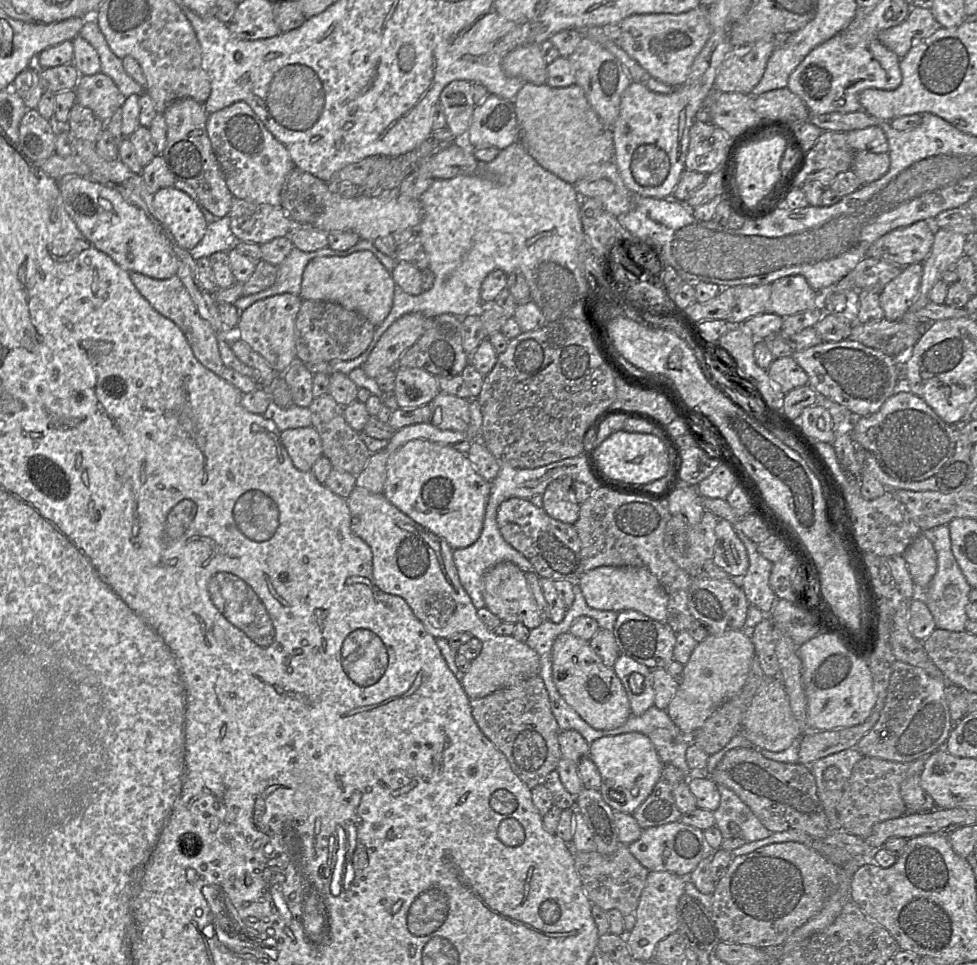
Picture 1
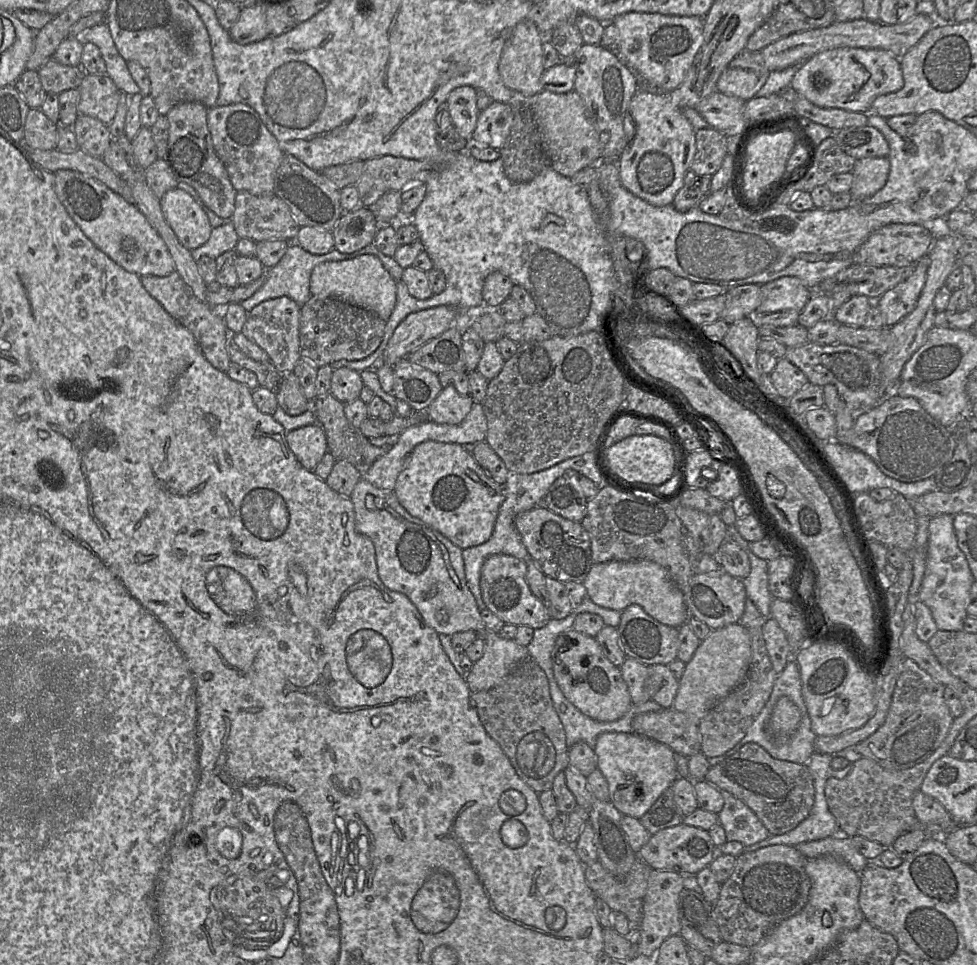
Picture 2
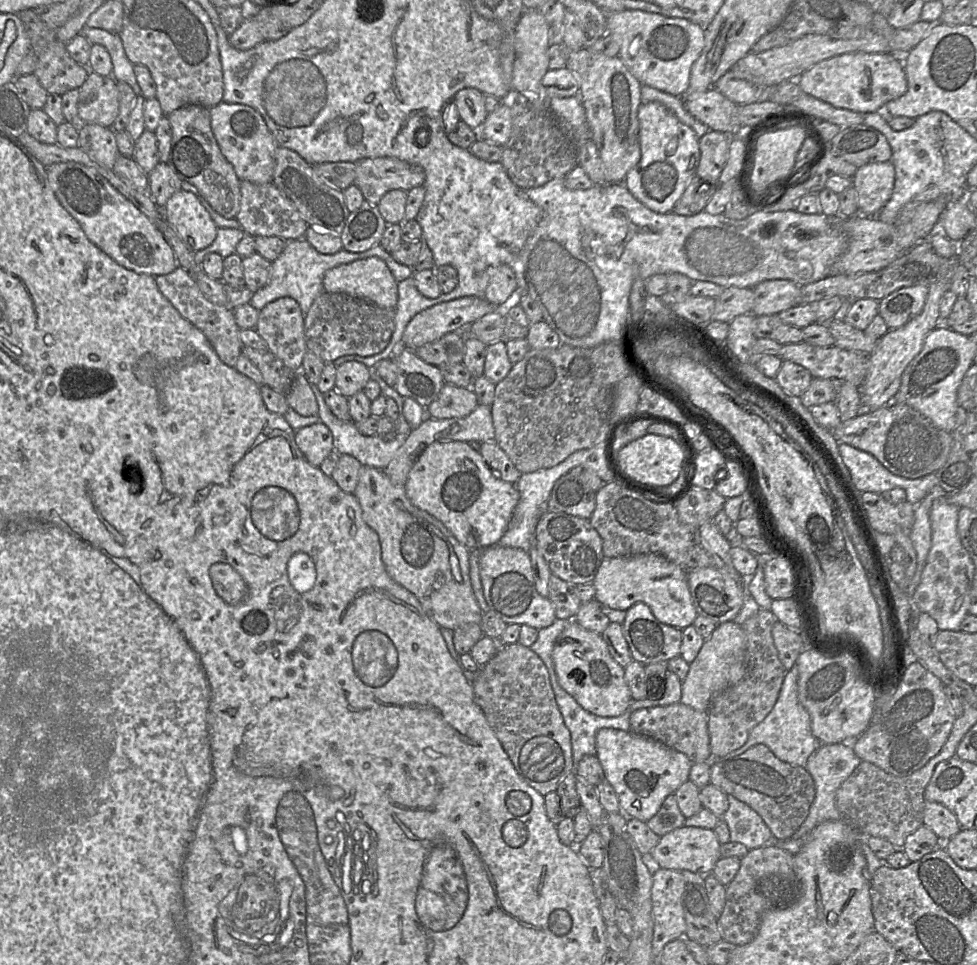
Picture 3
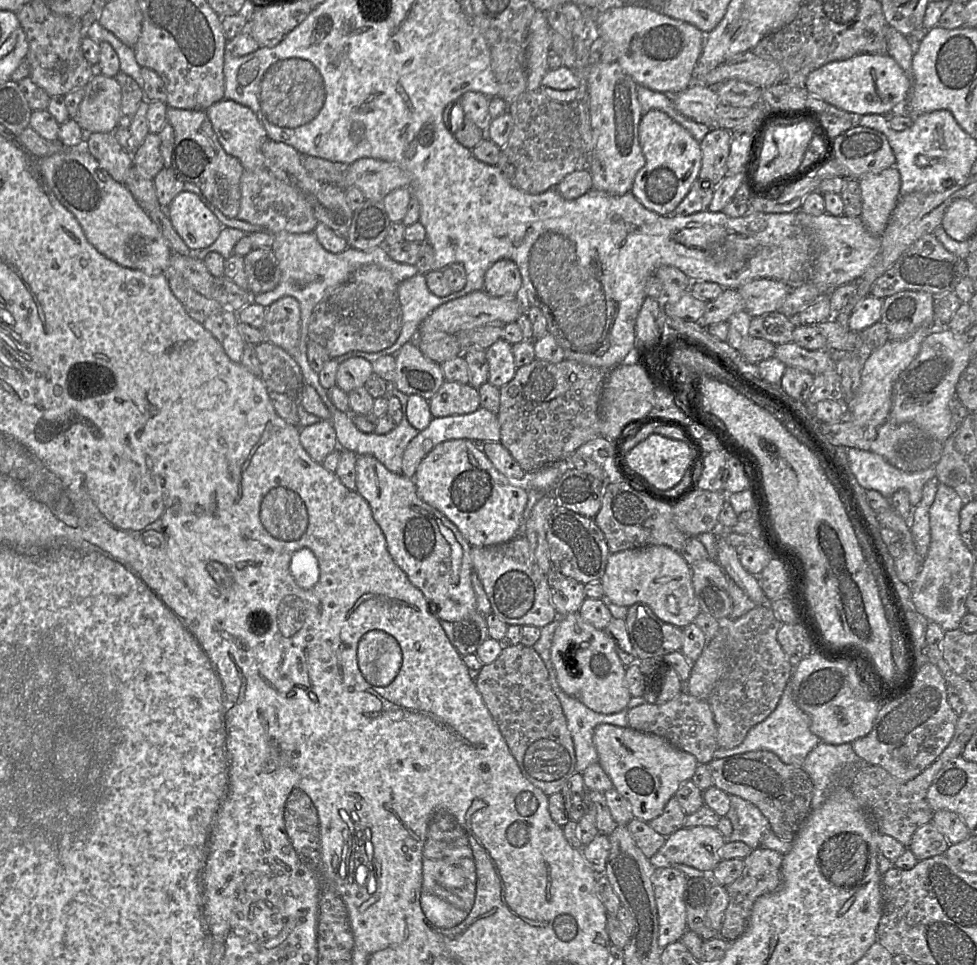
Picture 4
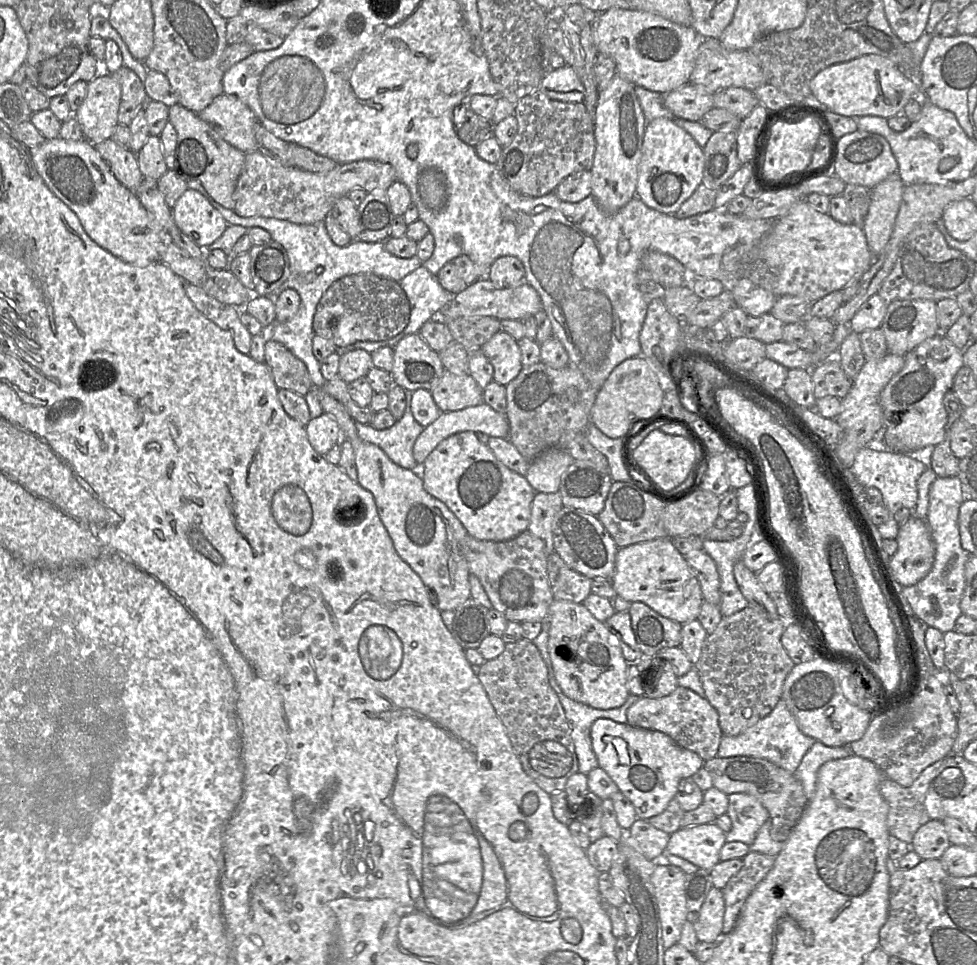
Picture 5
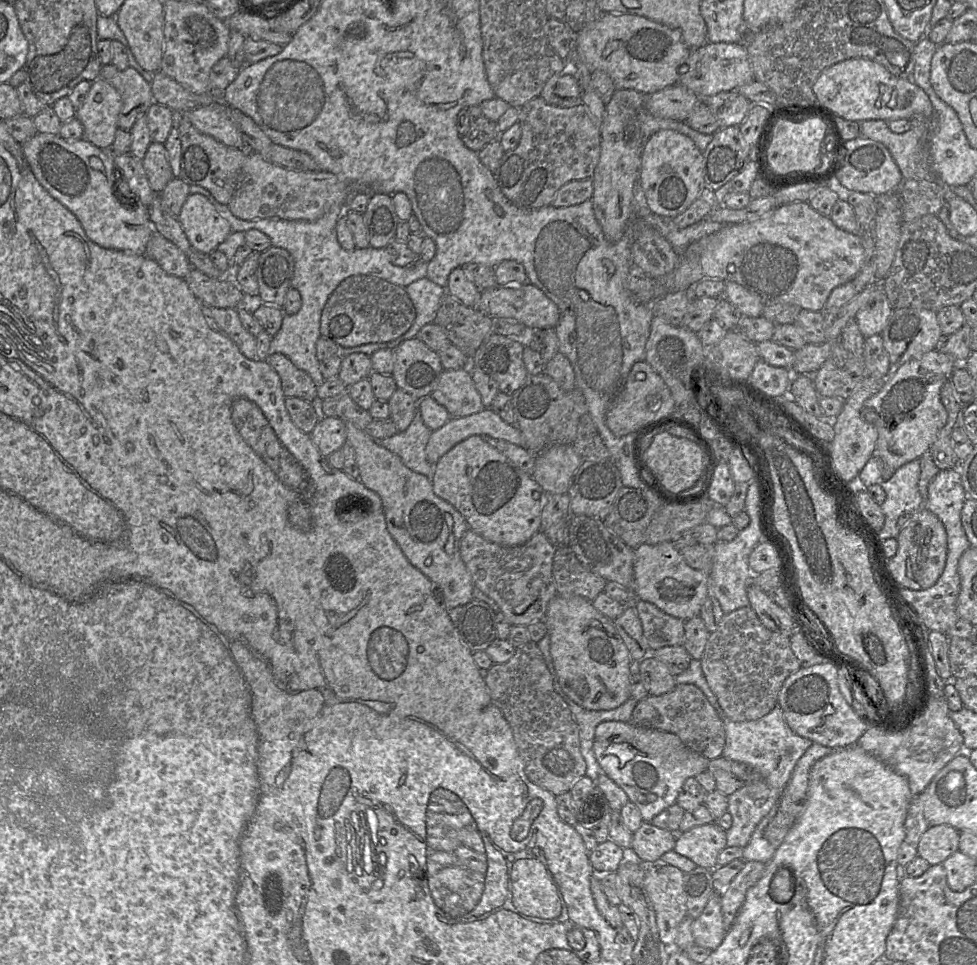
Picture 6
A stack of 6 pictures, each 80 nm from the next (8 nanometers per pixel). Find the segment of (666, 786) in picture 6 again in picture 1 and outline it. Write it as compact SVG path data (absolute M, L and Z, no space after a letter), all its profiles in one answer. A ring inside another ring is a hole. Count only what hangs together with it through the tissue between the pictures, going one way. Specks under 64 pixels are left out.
M638 732L598 738L589 746L588 757L601 775L599 789L604 801L614 810L633 814L658 782L664 763L651 740Z

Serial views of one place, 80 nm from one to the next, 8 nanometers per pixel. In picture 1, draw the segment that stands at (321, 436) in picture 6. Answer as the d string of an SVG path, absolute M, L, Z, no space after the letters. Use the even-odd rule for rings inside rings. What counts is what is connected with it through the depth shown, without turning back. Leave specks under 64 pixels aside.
M313 426L283 430L280 438L294 466L300 471L311 471L322 456L321 439Z

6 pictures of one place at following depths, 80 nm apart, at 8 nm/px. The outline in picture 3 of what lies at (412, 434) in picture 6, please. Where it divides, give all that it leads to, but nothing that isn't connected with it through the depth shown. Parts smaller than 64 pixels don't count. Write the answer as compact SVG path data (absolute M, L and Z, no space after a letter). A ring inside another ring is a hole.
M318 398L318 417L320 422L324 423L331 431L333 436L334 450L341 454L348 454L355 457L362 465L371 466L377 469L384 470L393 458L395 452L407 439L412 427L408 424L405 418L398 413L398 421L396 430L392 435L363 435L353 420L340 420L329 409L327 404L321 398Z

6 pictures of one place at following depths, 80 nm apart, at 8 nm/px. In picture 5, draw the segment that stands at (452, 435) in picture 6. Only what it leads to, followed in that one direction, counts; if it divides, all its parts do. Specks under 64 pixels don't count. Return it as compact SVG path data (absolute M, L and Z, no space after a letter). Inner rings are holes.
M485 403L459 411L442 412L433 423L424 427L416 439L413 457L419 470L429 454L444 439L454 434L471 431L508 439L509 430L505 415L500 415Z

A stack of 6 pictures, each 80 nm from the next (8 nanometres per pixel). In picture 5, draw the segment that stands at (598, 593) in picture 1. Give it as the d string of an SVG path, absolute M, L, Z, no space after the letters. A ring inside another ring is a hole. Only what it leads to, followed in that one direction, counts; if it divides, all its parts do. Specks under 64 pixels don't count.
M670 537L619 548L610 582L617 597L630 603L642 602L661 616L680 624L697 619L704 601L694 571L674 547Z

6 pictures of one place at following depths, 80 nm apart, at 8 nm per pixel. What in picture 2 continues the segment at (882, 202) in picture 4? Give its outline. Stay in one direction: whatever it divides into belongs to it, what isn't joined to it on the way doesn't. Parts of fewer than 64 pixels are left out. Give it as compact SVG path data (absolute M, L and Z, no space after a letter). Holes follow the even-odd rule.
M888 157L862 158L855 161L850 193L854 200L871 197L886 184L890 171Z

